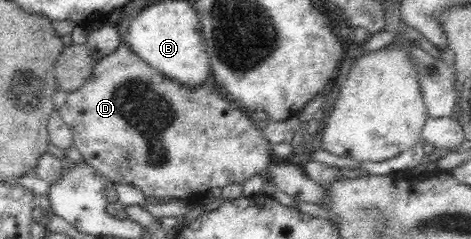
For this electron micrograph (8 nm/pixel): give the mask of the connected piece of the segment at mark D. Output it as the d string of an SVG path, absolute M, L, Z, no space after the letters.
M127 16L122 17L122 21L115 25L117 32L119 32L119 43L117 49L113 50L113 53L109 53L105 57L101 57L99 60L95 60L92 73L90 77L81 85L75 92L69 92L66 98L66 102L58 109L61 117L65 120L65 123L70 127L71 131L71 144L80 151L83 161L86 161L89 165L92 165L95 169L99 170L105 177L109 178L114 184L127 183L138 187L143 191L146 196L151 197L169 197L170 199L182 199L186 200L191 195L199 195L199 193L208 193L213 187L222 187L231 183L243 183L247 178L257 175L264 171L270 182L276 186L276 190L287 193L293 201L303 201L303 203L315 203L319 205L323 201L323 188L321 184L310 180L305 175L305 172L301 170L298 164L291 163L287 160L276 160L271 152L271 144L264 138L262 130L257 129L254 120L251 118L250 113L237 107L234 103L228 100L224 95L215 93L213 89L209 89L207 85L197 85L193 88L185 86L177 81L168 79L161 72L153 69L149 63L143 61L133 50L129 47L126 35L128 32L129 24L131 24L131 18Z

